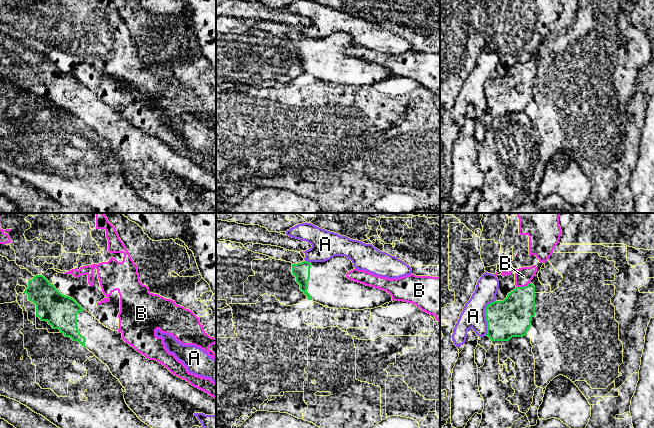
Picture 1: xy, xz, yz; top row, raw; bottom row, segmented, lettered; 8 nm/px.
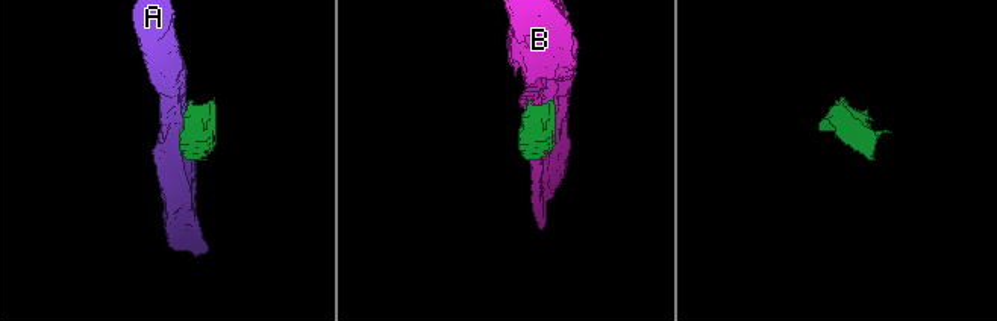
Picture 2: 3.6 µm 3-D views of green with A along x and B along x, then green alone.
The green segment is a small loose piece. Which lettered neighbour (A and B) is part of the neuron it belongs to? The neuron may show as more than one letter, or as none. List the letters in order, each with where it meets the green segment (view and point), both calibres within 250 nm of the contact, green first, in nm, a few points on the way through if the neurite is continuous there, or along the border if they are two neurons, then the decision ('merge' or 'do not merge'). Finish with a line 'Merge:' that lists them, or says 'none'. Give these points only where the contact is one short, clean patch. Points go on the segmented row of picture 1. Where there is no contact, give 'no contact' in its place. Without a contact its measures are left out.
A: contact yz (485, 315); calibres 300 and 190 nm; do not merge
B: contact yz (523, 287); calibres 300 and 140 nm; border yz (530, 282), (524, 286), (516, 287); do not merge
Merge: none

